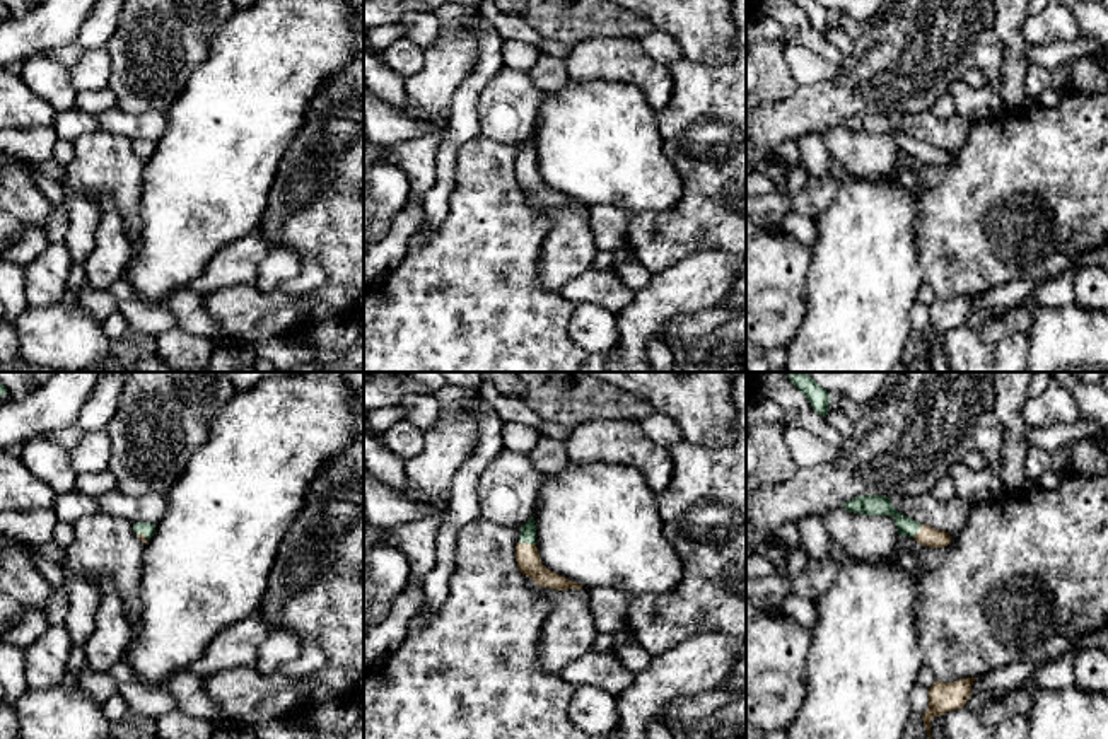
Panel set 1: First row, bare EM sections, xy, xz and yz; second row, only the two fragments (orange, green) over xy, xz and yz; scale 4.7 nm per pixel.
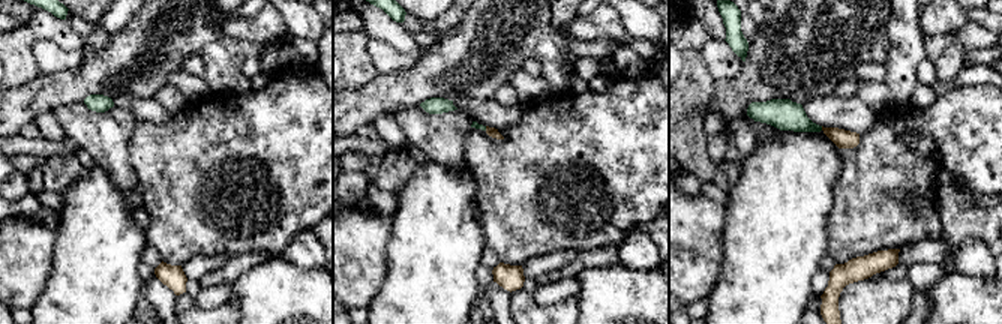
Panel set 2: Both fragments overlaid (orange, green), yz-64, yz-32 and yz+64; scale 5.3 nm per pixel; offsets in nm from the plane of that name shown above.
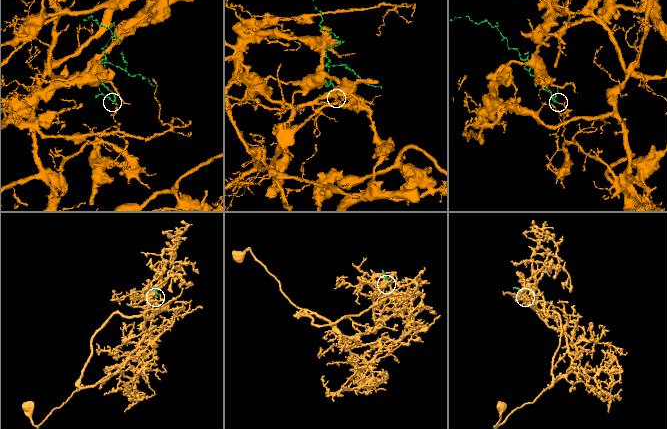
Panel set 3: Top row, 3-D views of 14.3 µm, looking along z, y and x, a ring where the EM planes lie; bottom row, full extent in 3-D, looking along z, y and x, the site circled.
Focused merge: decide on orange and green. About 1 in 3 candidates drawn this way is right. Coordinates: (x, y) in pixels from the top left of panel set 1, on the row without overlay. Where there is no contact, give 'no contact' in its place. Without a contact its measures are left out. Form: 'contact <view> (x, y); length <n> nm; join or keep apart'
contact xz (526, 161); length 80 nm; join

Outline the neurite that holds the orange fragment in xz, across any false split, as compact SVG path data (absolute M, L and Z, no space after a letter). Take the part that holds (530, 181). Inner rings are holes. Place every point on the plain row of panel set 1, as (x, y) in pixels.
M531 135L524 143L521 143L519 160L516 164L516 179L519 189L526 195L531 195L536 203L548 205L555 208L577 207L582 203L572 200L551 188L548 188L536 166L536 143L534 135Z

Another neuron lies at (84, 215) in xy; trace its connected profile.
M65 195L68 212L68 246L73 265L85 265L96 244L96 232L101 220L97 205L82 195Z

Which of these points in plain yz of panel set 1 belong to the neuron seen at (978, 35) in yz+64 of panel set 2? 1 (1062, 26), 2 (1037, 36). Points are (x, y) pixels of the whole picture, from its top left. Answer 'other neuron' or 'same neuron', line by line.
1: other neuron
2: other neuron

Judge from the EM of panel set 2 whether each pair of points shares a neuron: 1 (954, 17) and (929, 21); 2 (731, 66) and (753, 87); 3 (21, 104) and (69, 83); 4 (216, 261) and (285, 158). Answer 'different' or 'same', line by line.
1: same
2: different
3: same
4: different

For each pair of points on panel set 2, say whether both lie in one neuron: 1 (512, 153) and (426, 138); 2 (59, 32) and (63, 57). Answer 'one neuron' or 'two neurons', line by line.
1: two neurons
2: two neurons

